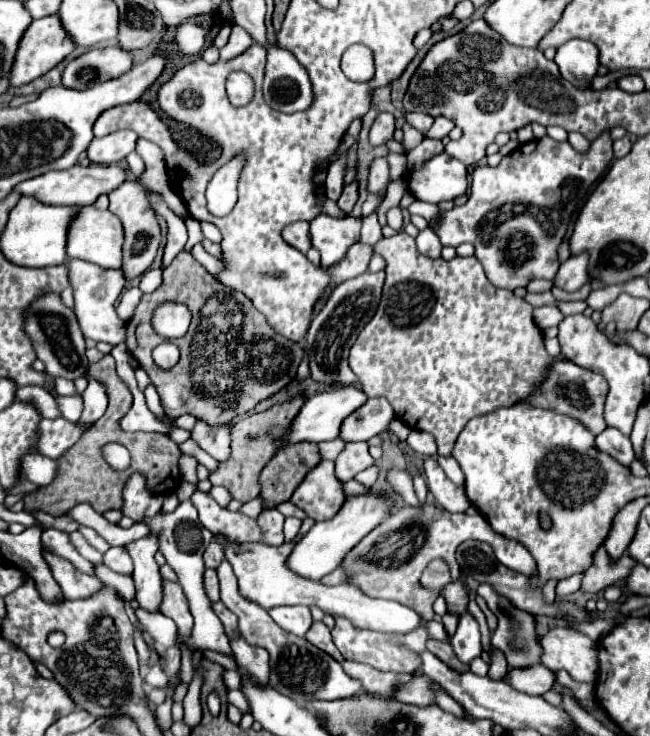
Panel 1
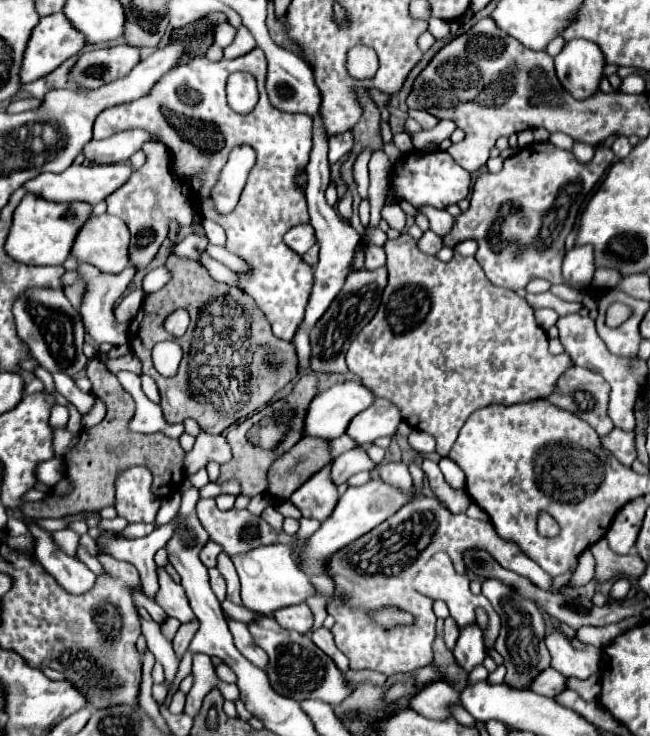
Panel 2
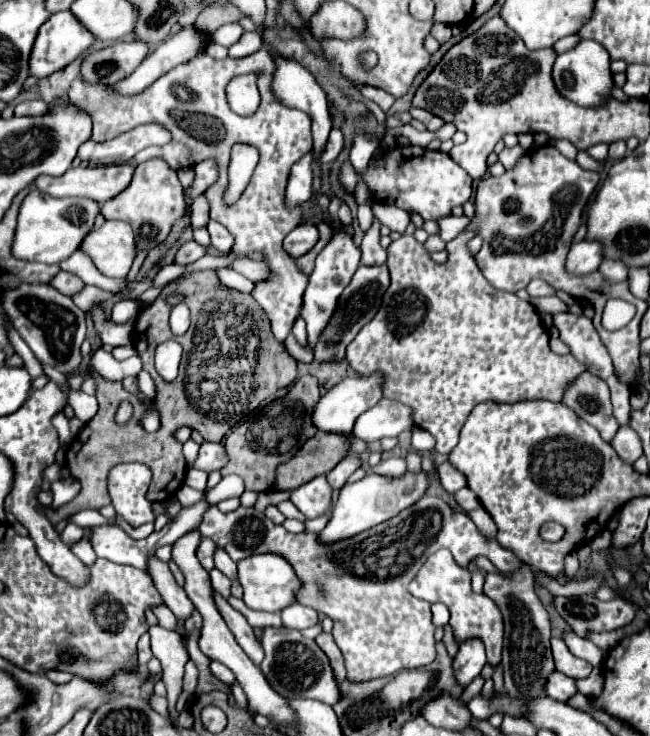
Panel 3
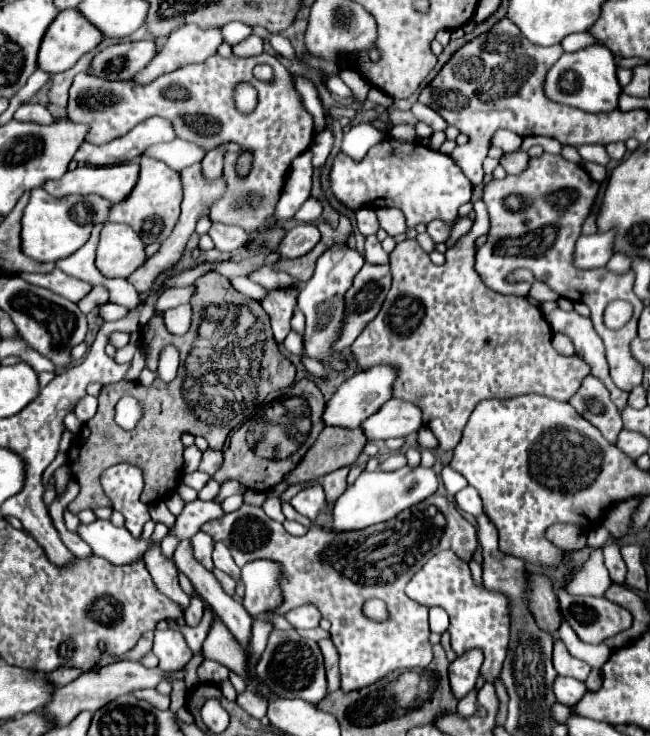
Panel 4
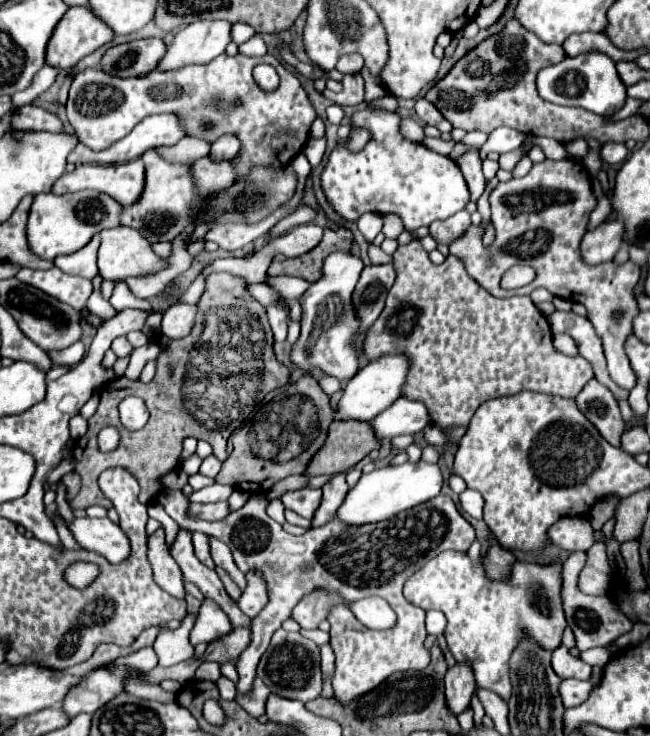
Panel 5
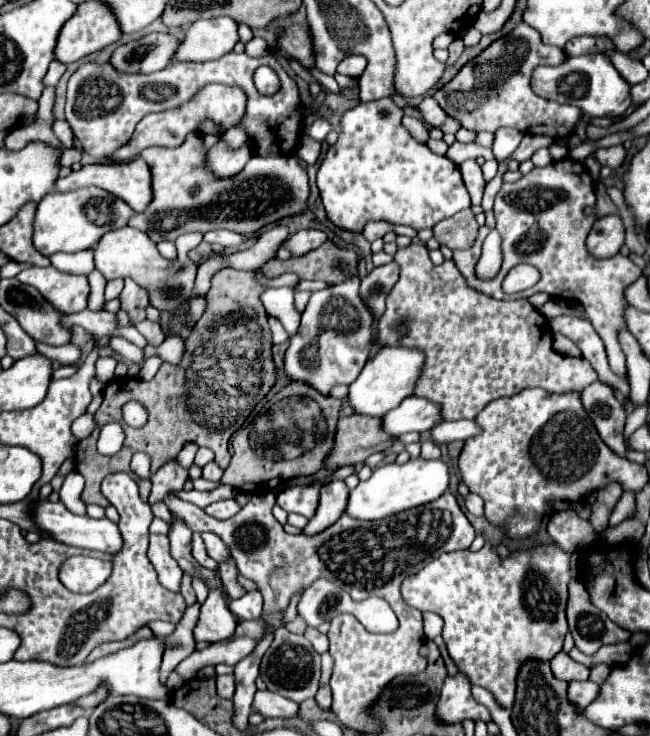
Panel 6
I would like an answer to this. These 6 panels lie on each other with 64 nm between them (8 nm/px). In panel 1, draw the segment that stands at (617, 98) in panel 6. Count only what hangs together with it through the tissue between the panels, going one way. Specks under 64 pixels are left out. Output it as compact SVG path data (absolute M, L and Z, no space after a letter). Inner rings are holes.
M572 38L556 50L554 62L558 64L564 78L568 78L574 86L588 88L590 78L598 70L598 50L588 40Z

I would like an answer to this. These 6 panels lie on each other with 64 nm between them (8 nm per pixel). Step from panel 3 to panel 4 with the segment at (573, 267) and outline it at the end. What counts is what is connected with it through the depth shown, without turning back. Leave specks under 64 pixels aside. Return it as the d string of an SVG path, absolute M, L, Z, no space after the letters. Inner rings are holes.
M612 234L580 236L574 248L574 266L580 270L602 268L612 256Z

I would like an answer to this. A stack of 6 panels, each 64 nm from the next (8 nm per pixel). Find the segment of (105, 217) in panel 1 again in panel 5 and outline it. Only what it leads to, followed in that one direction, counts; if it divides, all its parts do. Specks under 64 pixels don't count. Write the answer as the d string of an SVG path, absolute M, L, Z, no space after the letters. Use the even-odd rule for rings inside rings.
M128 226L102 230L100 238L98 268L104 280L128 278L164 268L164 260L152 252L150 242Z

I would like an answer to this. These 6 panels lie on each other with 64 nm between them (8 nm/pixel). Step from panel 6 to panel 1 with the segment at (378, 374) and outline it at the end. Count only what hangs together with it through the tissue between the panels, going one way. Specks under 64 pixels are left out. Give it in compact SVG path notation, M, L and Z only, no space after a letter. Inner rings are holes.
M346 386L346 388L332 388L328 392L320 392L312 398L308 398L304 402L304 406L300 408L300 412L296 414L296 418L292 420L290 428L284 432L282 436L282 446L288 444L298 444L298 442L322 442L322 440L330 440L338 436L340 430L340 422L352 414L352 410L356 410L358 406L362 406L366 402L366 394L362 394L362 390L358 390L356 386Z

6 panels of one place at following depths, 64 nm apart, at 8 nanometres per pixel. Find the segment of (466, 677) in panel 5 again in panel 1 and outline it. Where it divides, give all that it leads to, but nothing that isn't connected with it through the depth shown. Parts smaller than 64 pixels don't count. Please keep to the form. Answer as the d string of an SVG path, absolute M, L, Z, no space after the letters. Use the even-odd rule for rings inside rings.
M470 612L460 614L458 618L458 628L454 632L454 636L450 638L450 644L456 652L456 656L460 658L460 662L470 664L472 658L480 656L482 652L482 644L480 644L480 630L478 630L478 622Z

